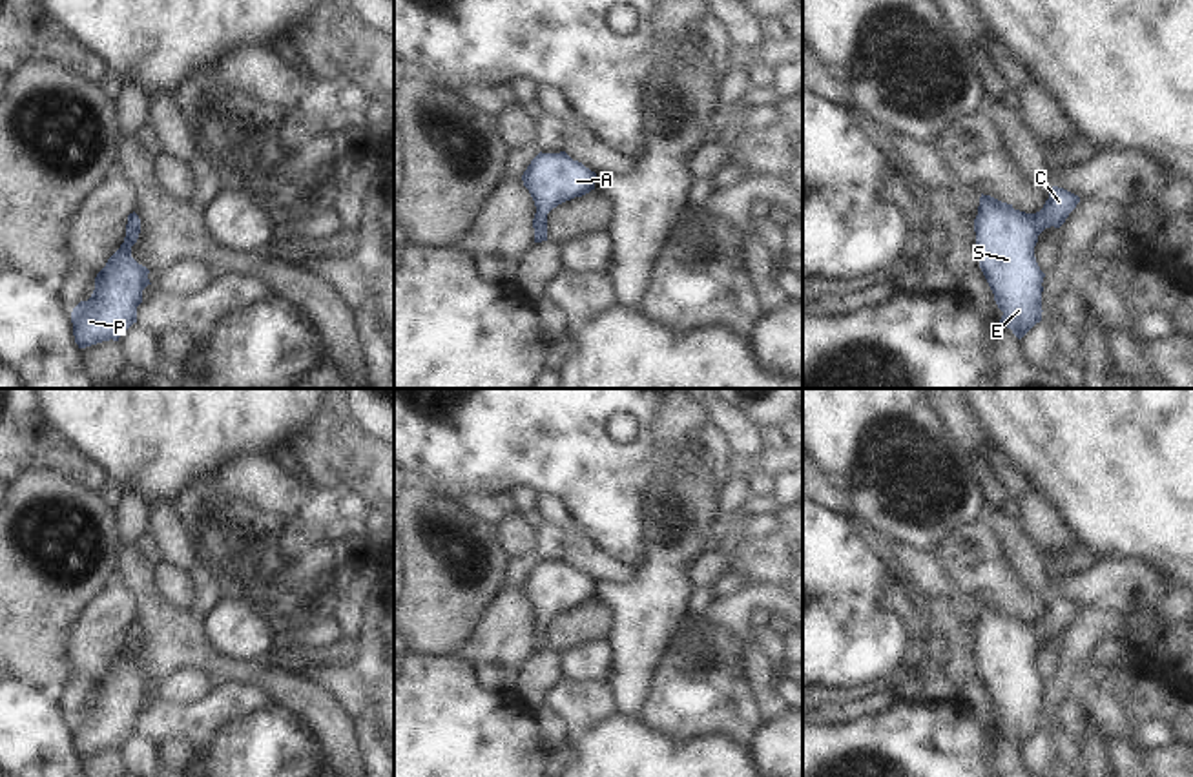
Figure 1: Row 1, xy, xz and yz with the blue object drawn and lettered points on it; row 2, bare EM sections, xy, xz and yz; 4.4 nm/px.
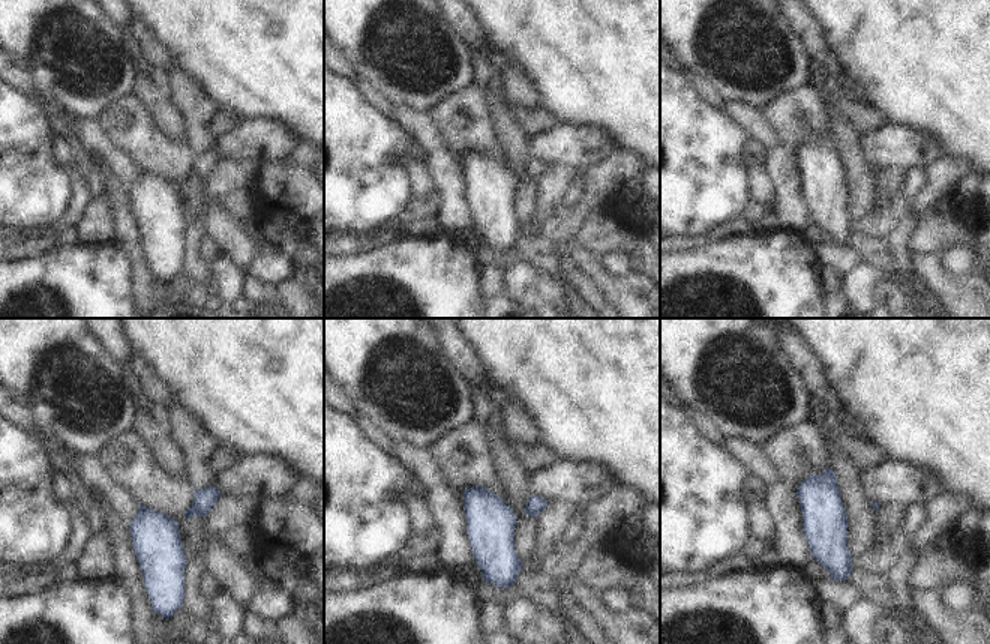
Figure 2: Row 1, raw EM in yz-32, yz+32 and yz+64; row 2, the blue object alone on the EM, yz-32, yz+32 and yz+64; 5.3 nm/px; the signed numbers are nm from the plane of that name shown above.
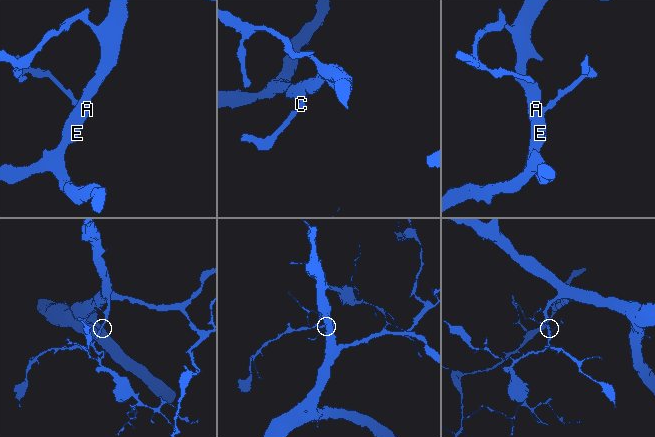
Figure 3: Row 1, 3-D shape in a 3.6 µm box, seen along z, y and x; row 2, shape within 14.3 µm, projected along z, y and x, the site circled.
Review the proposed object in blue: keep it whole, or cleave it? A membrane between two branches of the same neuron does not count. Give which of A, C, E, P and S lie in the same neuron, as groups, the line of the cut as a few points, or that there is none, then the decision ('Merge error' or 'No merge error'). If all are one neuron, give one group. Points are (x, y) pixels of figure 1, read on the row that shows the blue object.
Groups: A C E P S. No split. No merge error.

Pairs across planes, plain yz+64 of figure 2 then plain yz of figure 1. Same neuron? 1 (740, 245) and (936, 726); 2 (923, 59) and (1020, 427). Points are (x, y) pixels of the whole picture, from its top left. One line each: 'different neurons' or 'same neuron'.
1: same neuron
2: same neuron

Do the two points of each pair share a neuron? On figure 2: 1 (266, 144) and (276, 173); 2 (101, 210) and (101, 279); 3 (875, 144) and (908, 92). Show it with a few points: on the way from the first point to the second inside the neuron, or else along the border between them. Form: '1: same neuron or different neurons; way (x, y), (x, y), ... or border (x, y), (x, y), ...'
1: different neurons; border (282, 156), (273, 161), (263, 161), (257, 168)
2: different neurons; border (78, 240), (90, 243), (111, 242)
3: different neurons; border (890, 122), (923, 132)

